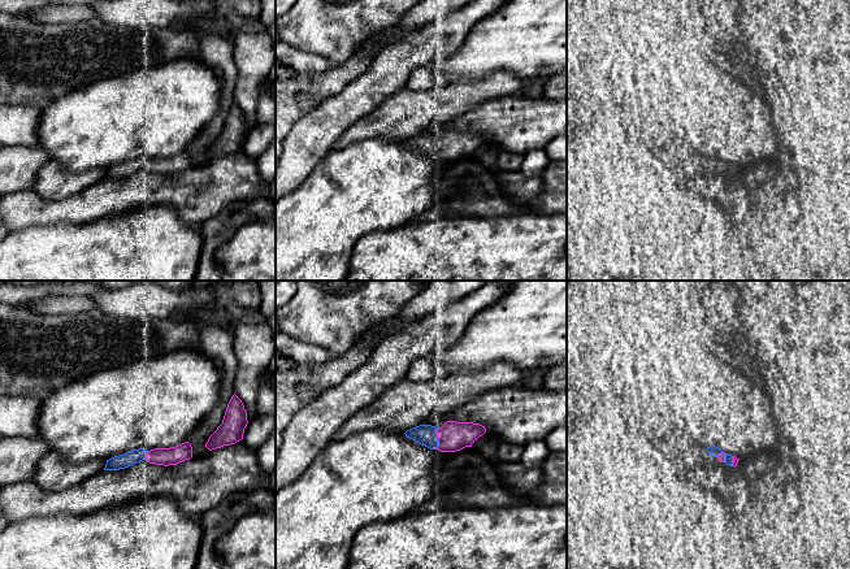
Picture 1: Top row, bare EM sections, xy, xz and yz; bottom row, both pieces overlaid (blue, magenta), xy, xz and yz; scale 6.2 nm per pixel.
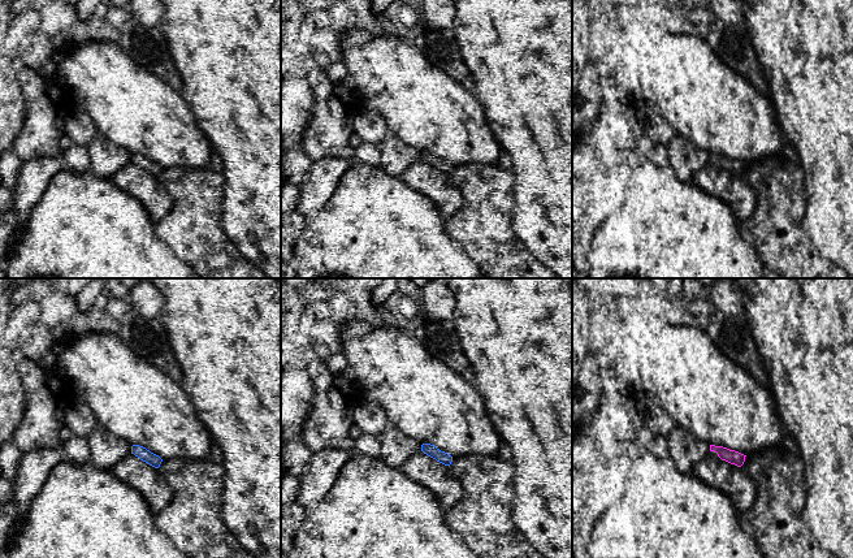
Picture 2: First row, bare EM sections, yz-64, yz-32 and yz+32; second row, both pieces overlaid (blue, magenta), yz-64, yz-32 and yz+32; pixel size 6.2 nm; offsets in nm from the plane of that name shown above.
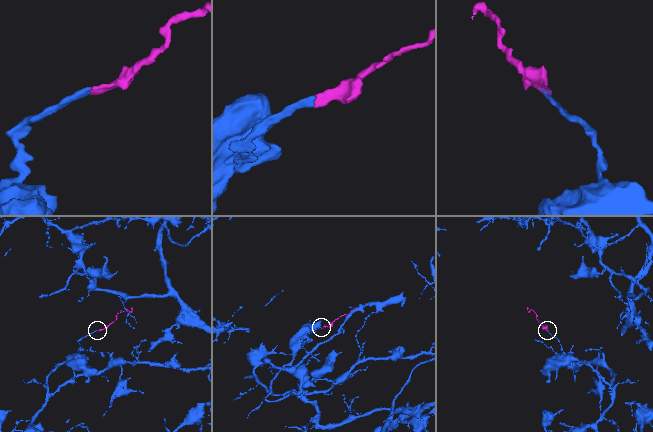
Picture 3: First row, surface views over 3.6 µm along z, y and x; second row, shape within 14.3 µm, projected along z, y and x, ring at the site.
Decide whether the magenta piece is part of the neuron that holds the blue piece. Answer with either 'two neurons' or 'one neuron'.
one neuron

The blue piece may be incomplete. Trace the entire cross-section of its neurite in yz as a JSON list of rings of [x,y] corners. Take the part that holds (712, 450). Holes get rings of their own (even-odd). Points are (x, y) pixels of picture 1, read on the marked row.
[[[715,446],[707,447],[706,452],[716,457],[719,461],[725,462],[727,465],[730,465],[734,468],[737,466],[740,460],[736,456],[723,452],[720,448]]]

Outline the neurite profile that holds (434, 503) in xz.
[[[433,496],[428,501],[412,509],[409,514],[421,516],[437,509],[454,509],[454,508],[455,508],[454,504],[443,503],[438,496]]]

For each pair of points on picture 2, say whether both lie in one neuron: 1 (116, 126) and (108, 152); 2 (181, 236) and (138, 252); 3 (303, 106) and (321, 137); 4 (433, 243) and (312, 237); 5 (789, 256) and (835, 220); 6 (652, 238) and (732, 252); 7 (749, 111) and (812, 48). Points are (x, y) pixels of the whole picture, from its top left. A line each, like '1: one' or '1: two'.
1: two
2: two
3: two
4: one
5: two
6: one
7: two

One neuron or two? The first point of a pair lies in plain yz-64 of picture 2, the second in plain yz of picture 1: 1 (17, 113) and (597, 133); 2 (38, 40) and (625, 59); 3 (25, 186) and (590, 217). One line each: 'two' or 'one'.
1: two
2: two
3: one

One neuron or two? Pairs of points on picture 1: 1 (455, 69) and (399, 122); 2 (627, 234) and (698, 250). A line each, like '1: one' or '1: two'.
1: two
2: one

